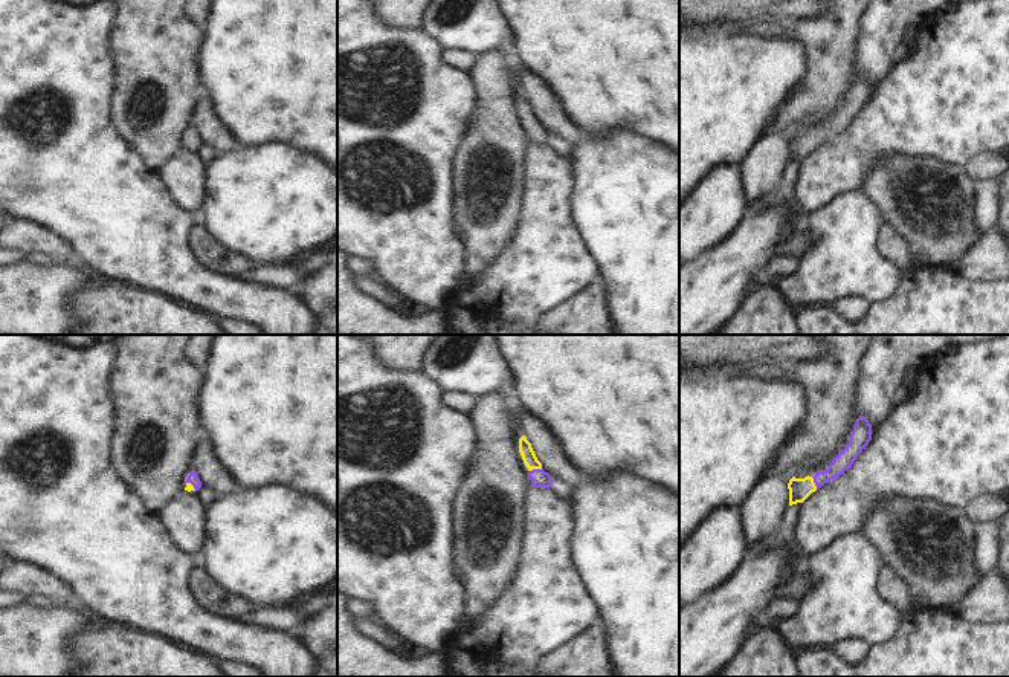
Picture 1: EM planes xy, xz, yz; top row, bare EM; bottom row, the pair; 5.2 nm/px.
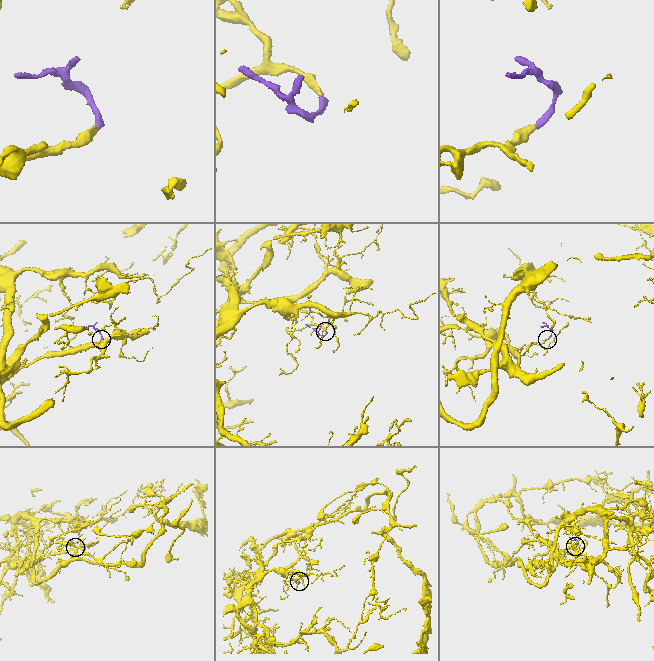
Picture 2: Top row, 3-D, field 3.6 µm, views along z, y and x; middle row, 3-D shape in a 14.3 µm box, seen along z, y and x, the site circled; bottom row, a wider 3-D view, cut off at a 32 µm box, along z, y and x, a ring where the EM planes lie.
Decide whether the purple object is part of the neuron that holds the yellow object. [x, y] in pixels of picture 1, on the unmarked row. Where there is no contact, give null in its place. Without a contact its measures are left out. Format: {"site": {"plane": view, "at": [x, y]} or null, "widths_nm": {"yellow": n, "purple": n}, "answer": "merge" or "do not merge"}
{"site": {"plane": "xz", "at": [535, 126]}, "widths_nm": {"yellow": 70, "purple": 90}, "answer": "merge"}

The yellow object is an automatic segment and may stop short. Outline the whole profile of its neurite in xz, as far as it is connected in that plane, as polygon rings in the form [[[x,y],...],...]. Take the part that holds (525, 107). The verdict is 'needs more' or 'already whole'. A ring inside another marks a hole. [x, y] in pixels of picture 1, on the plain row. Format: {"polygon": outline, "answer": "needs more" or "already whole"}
{"polygon": [[[525,93],[519,96],[519,110],[525,124],[528,125],[531,144],[550,147],[550,144],[553,142],[551,133],[542,127],[542,121],[537,118],[531,101],[527,98]]], "answer": "needs more"}

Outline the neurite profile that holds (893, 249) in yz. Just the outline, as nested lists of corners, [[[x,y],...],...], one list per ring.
[[[882,225],[878,235],[878,252],[879,255],[898,267],[902,274],[910,270],[910,254],[904,240],[901,240],[891,226]]]

